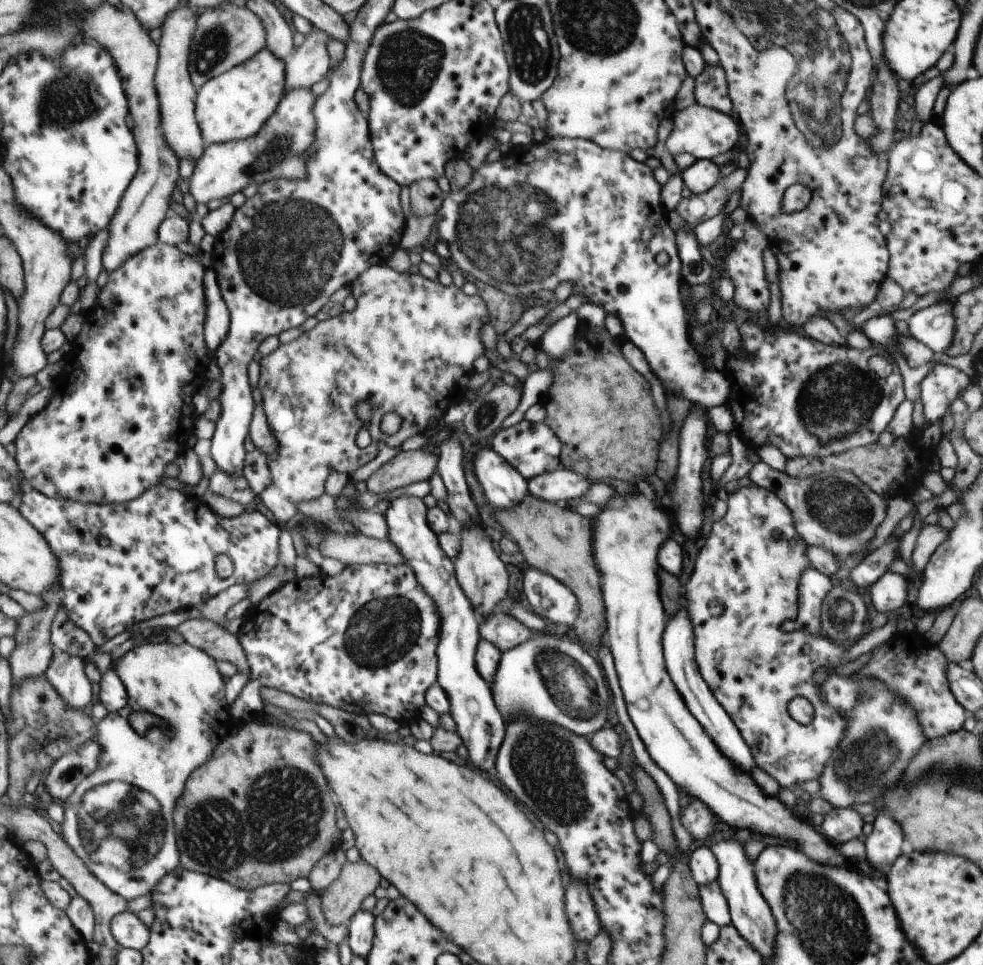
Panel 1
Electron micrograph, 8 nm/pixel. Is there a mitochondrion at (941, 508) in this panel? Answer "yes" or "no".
no

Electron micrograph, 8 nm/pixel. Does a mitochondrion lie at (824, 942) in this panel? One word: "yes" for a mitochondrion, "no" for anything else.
yes

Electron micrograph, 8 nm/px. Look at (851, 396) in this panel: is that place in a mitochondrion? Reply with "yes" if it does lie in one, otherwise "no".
yes

